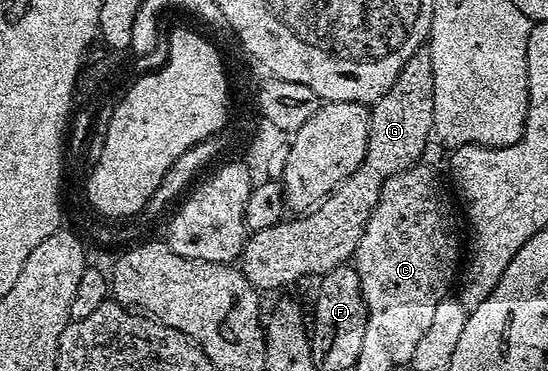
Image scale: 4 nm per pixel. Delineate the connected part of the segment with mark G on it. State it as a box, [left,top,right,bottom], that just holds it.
[239,48,435,291]

